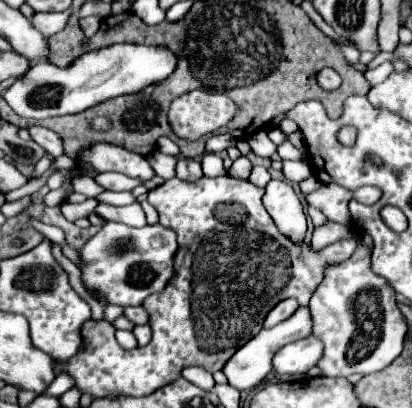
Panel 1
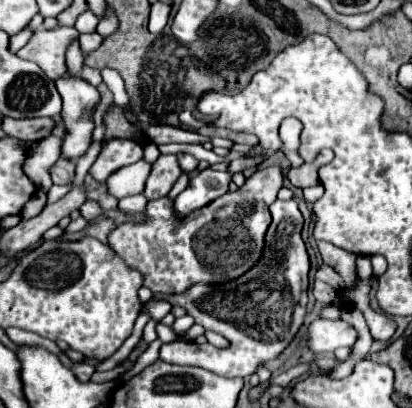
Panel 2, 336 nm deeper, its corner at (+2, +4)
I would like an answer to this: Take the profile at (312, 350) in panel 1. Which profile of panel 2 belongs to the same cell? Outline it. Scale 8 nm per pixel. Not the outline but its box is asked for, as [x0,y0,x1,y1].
[308,320,358,354]

